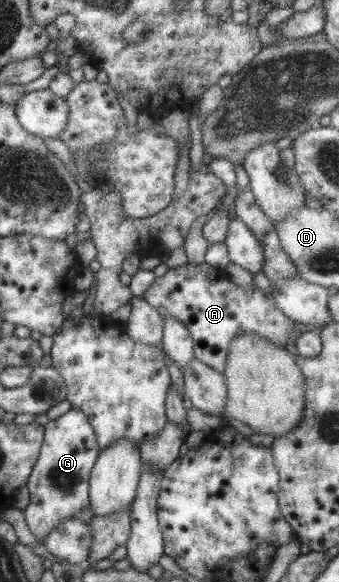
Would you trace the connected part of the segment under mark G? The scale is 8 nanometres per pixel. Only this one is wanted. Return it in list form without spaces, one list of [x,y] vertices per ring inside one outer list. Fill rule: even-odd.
[[[70,409],[55,420],[49,420],[43,425],[43,438],[37,460],[32,466],[26,480],[26,489],[29,493],[29,504],[22,510],[25,524],[29,532],[37,539],[44,538],[65,518],[77,516],[78,512],[88,507],[88,480],[90,470],[96,461],[99,450],[95,442],[96,436],[87,421],[85,414]]]

